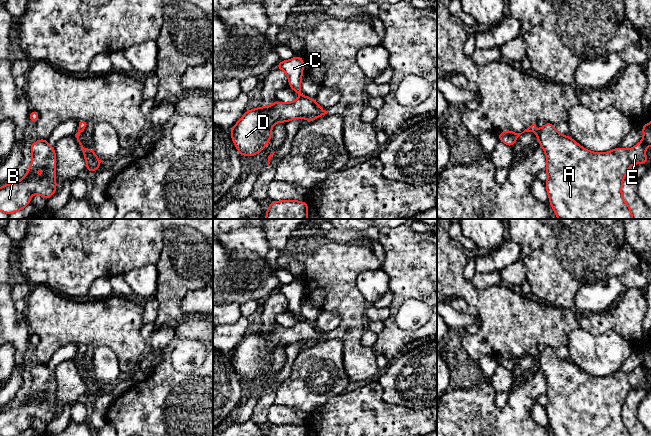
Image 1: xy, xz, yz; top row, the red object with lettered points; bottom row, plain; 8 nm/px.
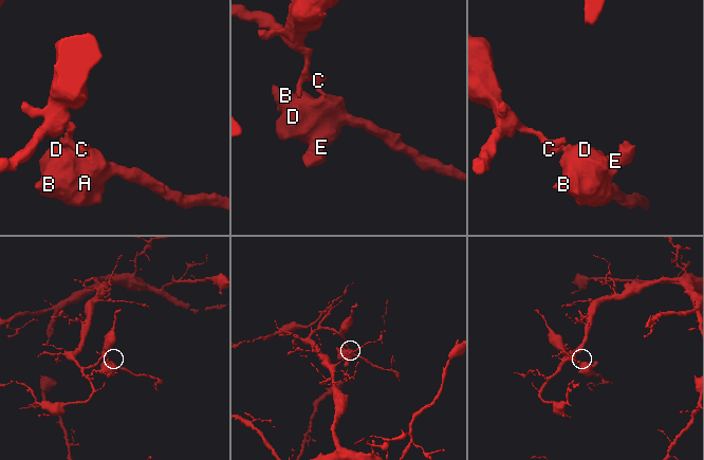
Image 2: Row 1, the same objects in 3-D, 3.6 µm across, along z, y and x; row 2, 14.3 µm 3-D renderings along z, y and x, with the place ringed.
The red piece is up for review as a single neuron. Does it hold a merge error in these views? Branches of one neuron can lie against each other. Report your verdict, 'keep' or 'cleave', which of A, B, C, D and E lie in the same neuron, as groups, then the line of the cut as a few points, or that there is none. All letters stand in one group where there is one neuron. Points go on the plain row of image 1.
cleave; groups A B D E / C; cut xy (78, 354), (80, 356)

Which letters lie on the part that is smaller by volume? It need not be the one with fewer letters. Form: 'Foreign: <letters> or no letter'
Foreign: A, B, D, E

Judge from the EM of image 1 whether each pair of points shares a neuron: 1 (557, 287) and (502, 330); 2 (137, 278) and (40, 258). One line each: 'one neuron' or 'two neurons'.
1: two neurons
2: two neurons

